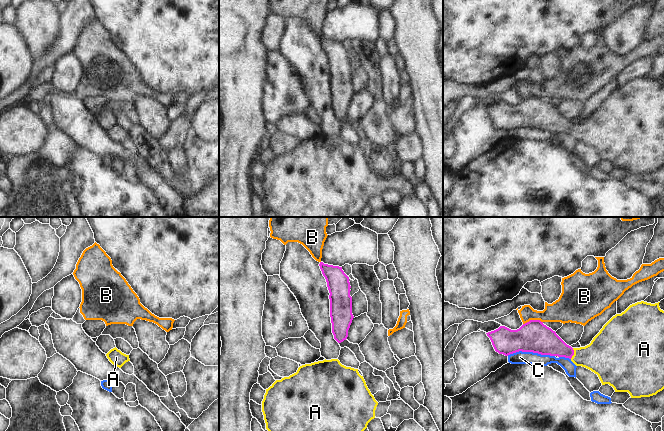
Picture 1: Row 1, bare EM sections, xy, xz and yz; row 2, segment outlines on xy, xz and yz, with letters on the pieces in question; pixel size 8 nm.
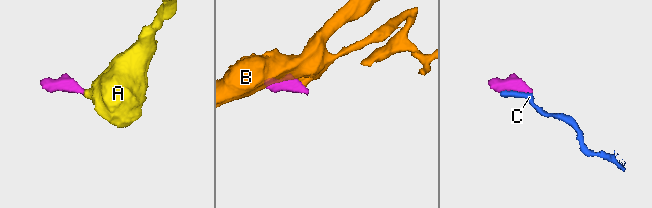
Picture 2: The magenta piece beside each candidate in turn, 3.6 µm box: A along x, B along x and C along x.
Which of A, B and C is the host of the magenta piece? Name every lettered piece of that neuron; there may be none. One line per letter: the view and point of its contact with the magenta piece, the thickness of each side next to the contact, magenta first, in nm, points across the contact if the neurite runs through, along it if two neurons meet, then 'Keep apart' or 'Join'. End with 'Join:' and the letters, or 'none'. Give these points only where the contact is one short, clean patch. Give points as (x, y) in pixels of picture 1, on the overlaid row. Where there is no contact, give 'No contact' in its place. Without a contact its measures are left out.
A: Touches magenta at yz (573, 353). Thickness 220 nm (magenta) against 320 nm. Path across: yz (545, 341), (573, 353), (578, 356), (604, 356). Join
B: Touches magenta at yz (532, 320). Thickness 260 nm (magenta) against 180 nm. Keep apart
C: Touches magenta at yz (531, 351). Thickness 260 nm (magenta) against 100 nm. Boundary: yz (507, 355), (519, 351), (532, 351), (554, 356). Keep apart
Join: A.

